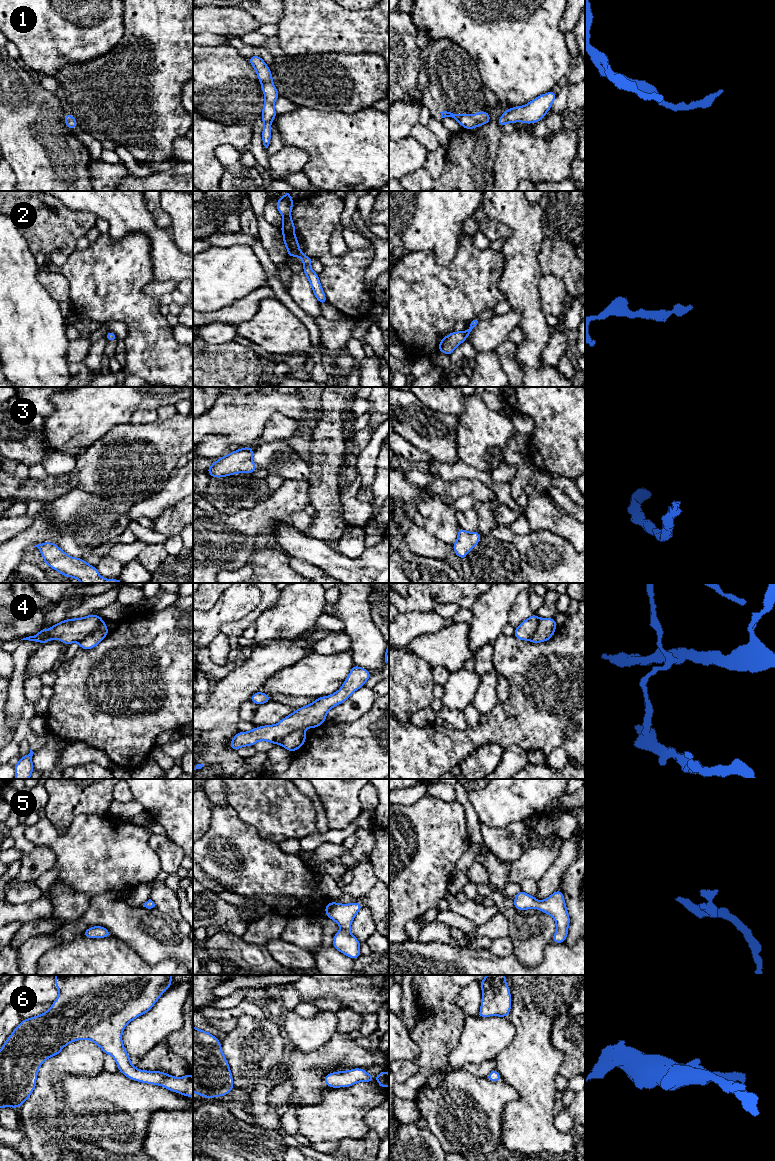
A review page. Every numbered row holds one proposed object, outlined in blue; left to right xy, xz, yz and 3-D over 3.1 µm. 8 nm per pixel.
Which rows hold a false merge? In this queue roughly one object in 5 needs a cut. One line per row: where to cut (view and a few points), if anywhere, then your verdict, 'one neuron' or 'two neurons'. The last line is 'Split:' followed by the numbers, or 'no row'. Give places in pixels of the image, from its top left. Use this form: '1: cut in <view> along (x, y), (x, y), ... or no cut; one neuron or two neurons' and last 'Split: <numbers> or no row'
1: no cut; one neuron
2: no cut; one neuron
3: no cut; one neuron
4: cut in xy along (103, 621), (79, 642); two neurons
5: no cut; one neuron
6: no cut; one neuron
Split: 4

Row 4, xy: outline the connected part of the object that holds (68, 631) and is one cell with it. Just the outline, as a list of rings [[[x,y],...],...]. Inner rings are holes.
[[[90,614],[82,618],[66,619],[54,624],[48,630],[42,628],[37,635],[29,636],[21,640],[29,640],[33,642],[39,641],[42,645],[56,638],[64,644],[69,645],[73,642],[80,642],[102,624],[103,619],[100,616]]]

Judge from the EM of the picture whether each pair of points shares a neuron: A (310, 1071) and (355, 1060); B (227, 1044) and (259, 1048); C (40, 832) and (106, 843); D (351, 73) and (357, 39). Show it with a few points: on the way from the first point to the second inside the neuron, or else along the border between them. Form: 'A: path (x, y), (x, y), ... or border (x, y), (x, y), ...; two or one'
A: path (321, 1060), (344, 1059); one
B: path (235, 1044), (251, 1044); one
C: path (56, 842), (90, 843); one
D: border (330, 53), (375, 53), (377, 55); two

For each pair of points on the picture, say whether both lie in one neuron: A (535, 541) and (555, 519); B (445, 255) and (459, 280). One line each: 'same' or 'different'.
A: different
B: different

